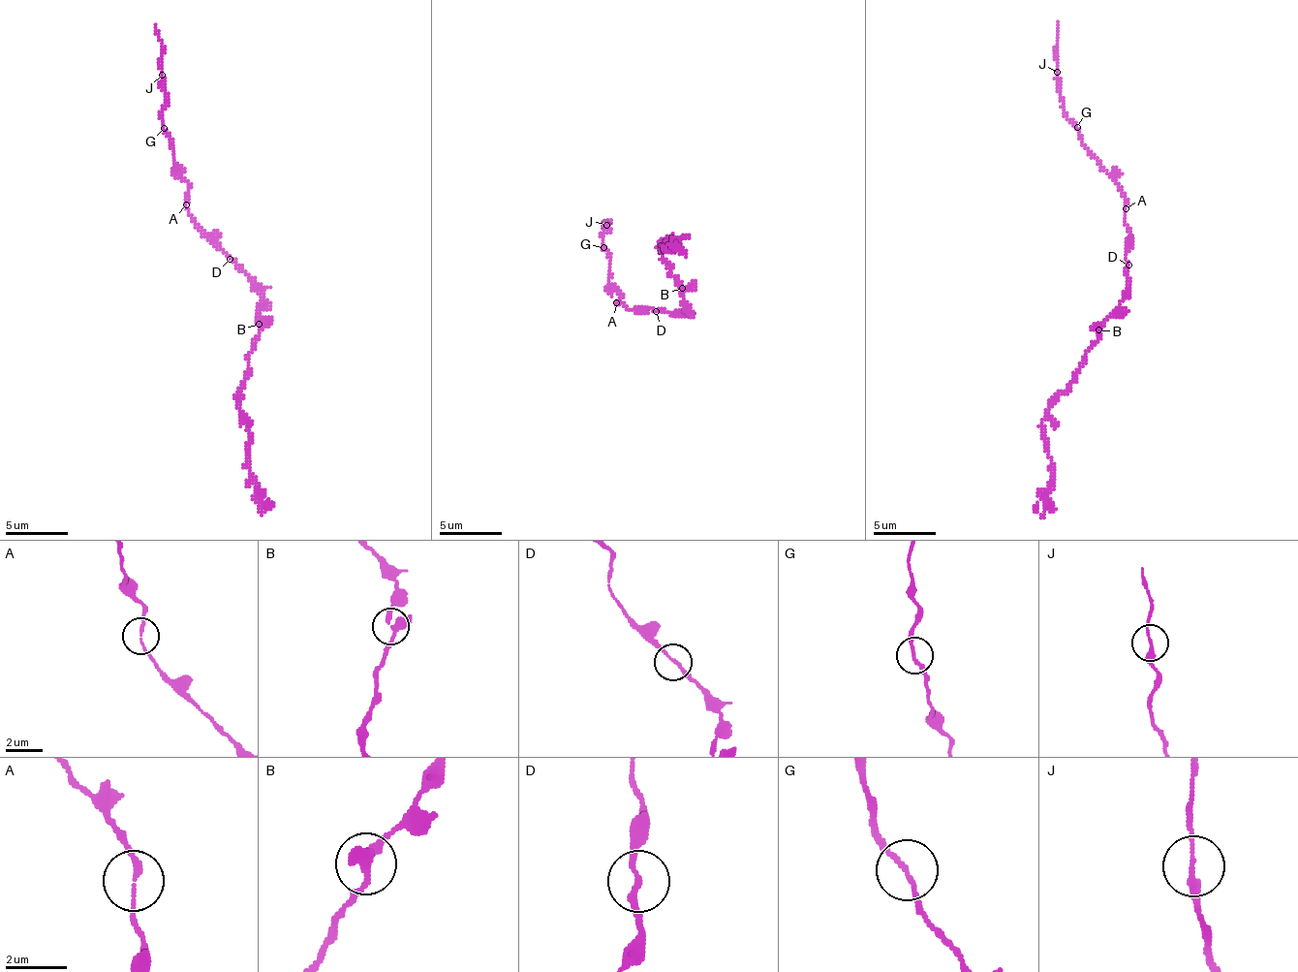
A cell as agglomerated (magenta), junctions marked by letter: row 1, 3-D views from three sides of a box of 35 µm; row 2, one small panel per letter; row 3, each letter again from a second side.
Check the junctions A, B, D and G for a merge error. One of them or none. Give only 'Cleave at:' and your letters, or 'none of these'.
Cleave at: none of these

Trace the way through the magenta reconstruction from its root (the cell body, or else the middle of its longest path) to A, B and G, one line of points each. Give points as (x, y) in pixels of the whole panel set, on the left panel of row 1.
A: (236, 266), (195, 221), (185, 205)
B: (236, 266), (252, 281), (252, 287), (261, 297), (259, 324)
G: (236, 266), (189, 212), (185, 205), (188, 181), (174, 169), (173, 145), (163, 127)

